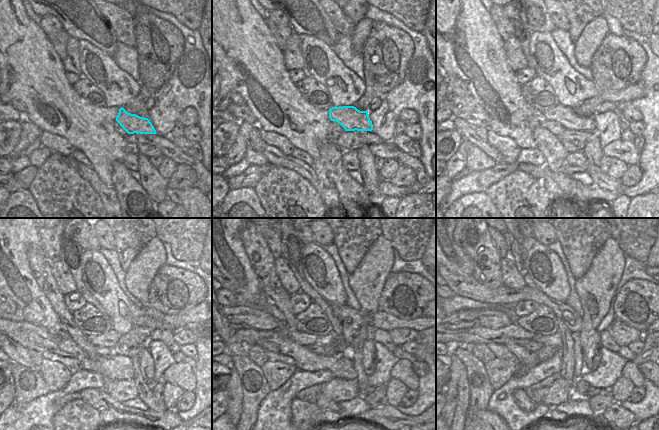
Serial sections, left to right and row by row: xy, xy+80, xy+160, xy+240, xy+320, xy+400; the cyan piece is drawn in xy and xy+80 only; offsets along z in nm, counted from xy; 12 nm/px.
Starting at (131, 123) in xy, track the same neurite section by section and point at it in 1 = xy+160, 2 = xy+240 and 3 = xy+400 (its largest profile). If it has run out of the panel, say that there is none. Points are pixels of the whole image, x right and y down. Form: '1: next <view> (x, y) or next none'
1: next xy+160 (566, 116)
2: next xy+240 (110, 339)
3: next xy+400 (512, 333)

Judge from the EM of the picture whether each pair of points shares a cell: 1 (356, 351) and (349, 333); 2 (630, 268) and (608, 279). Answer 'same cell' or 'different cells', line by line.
1: different cells
2: different cells

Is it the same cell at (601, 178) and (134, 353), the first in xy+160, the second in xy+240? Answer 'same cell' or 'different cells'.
same cell

